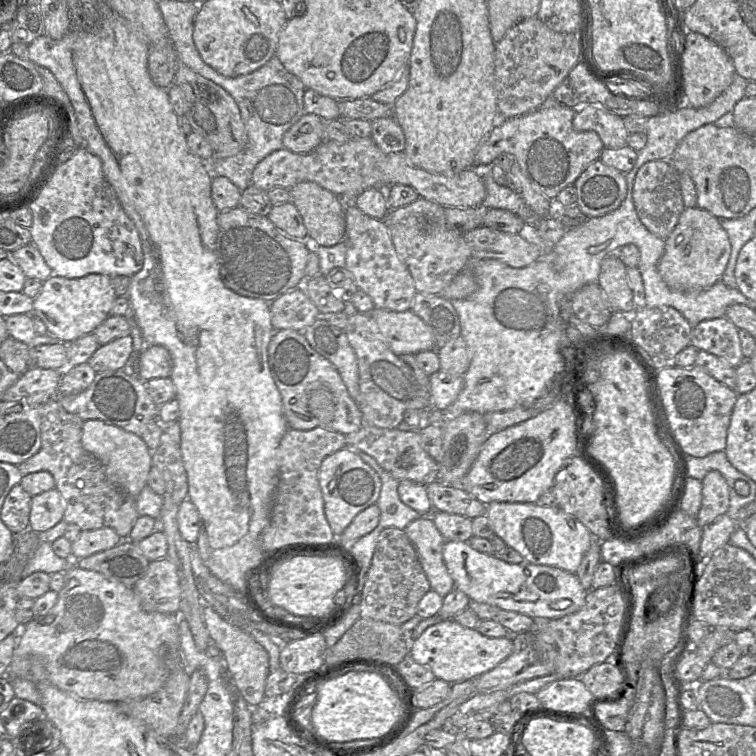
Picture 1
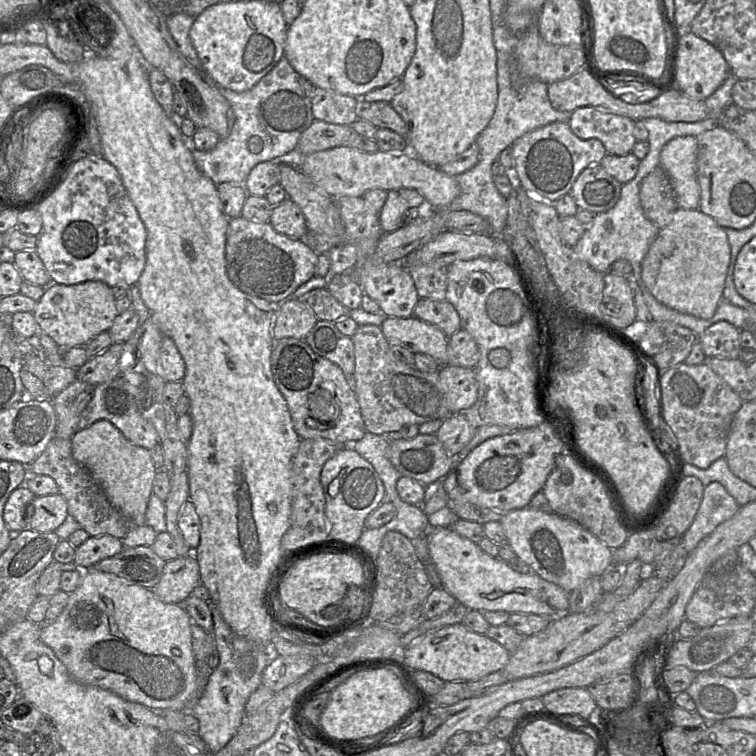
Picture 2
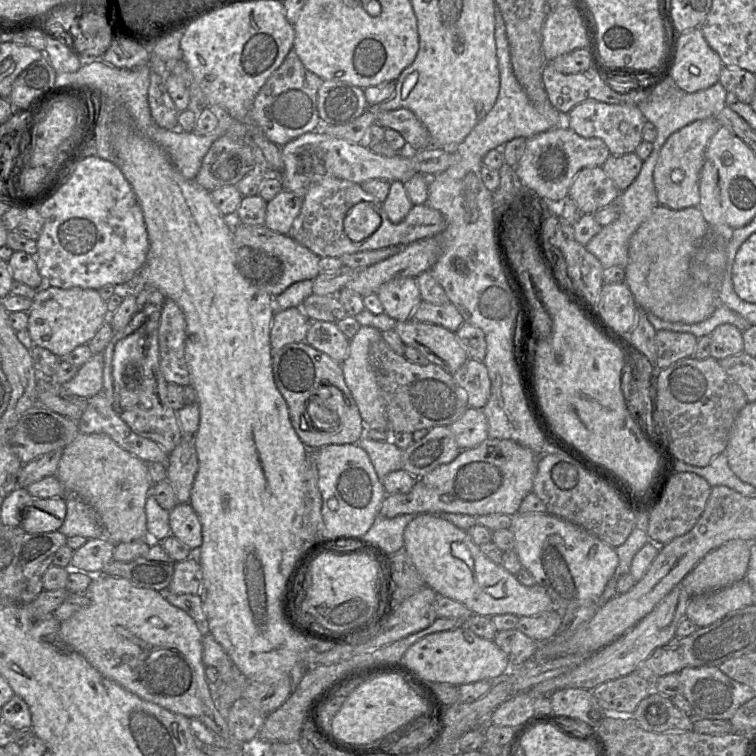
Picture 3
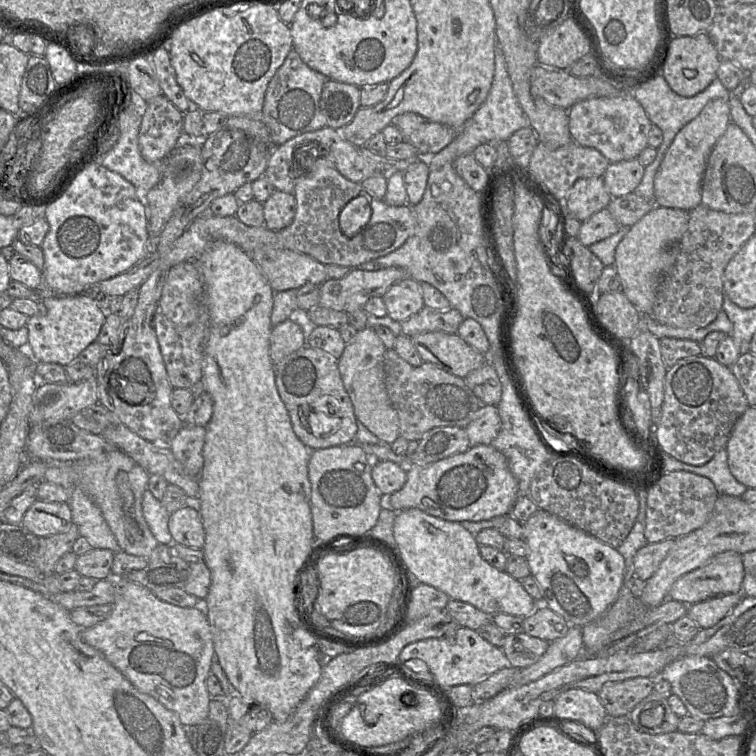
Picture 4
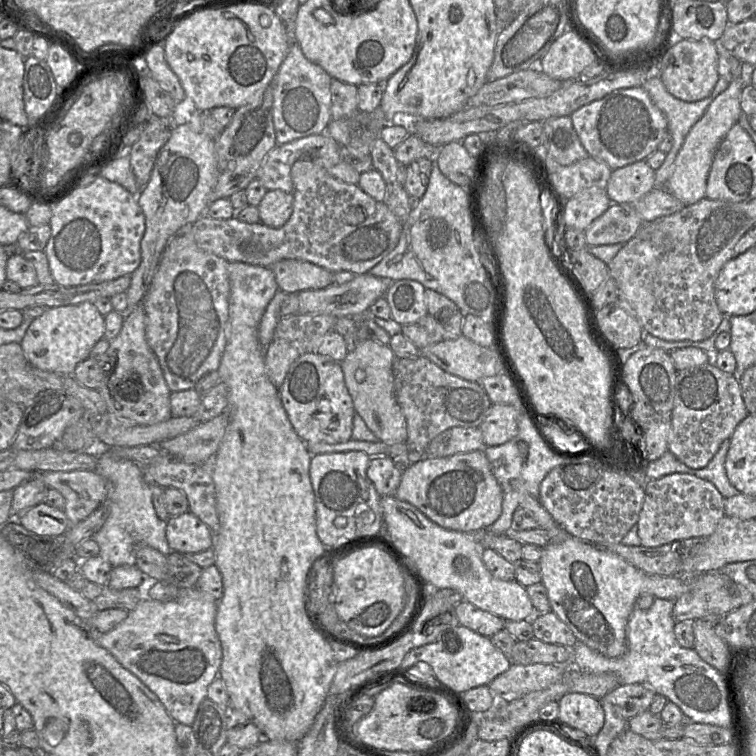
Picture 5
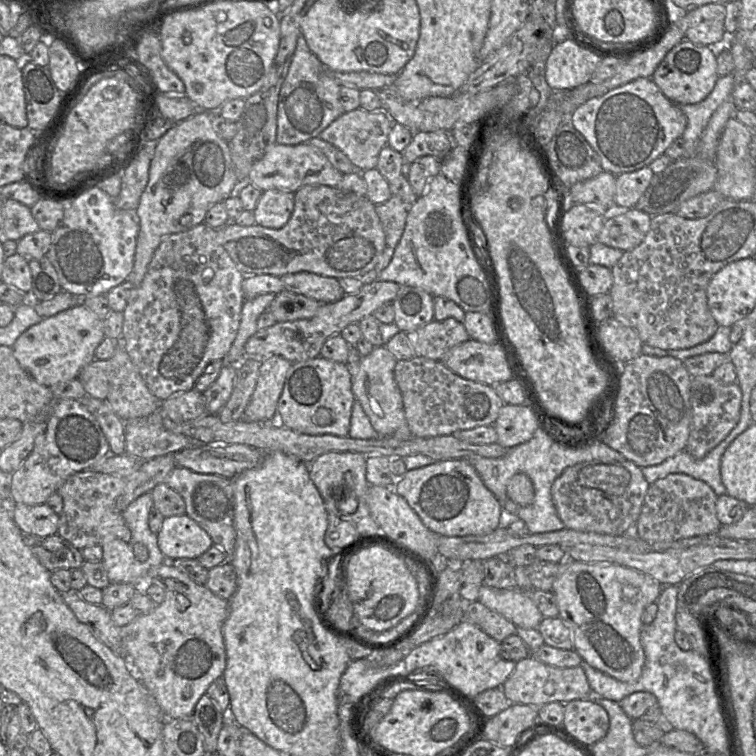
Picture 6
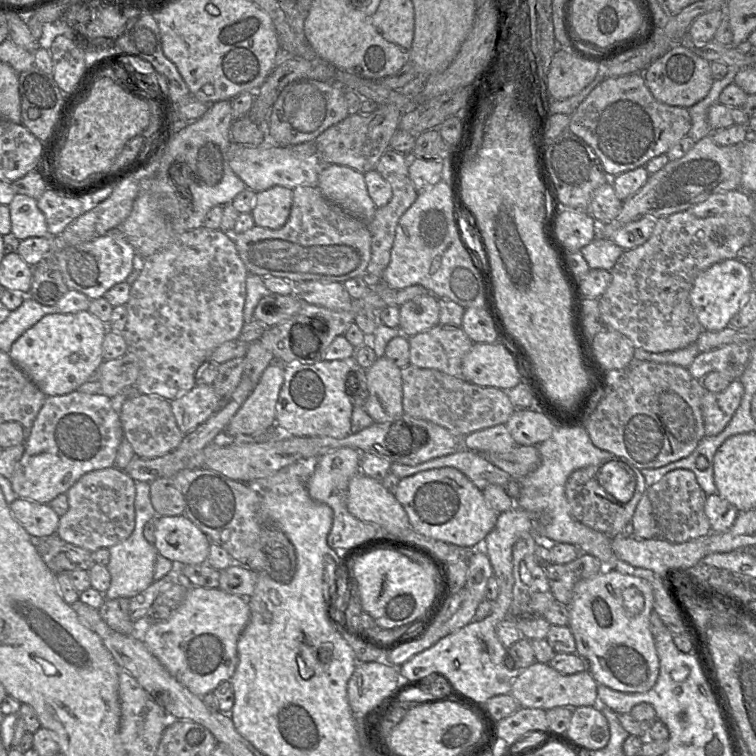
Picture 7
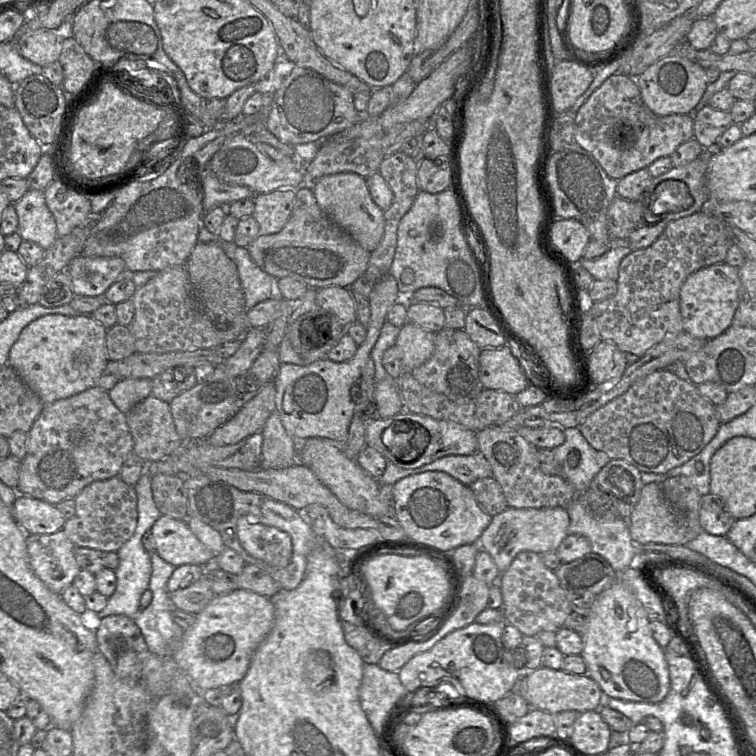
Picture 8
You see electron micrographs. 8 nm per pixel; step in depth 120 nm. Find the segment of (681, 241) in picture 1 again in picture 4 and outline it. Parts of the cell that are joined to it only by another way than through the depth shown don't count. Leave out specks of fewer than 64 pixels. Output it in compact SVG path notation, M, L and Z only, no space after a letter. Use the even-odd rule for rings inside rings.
M658 206L630 227L618 244L614 266L620 277L621 291L642 315L652 315L657 287L677 257L678 242L688 223L688 211Z

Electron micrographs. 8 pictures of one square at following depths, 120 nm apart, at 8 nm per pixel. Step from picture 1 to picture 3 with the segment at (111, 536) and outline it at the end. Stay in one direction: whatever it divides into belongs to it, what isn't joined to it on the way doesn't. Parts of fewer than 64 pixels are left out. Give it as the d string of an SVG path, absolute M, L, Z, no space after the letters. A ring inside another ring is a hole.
M107 538L88 539L82 547L74 551L71 569L91 575L102 574L103 568L113 560L115 545Z

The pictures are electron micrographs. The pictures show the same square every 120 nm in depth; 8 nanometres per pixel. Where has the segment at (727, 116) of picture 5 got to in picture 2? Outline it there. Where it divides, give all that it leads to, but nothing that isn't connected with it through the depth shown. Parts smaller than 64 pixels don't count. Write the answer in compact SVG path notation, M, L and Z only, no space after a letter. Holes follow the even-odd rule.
M680 136L670 140L660 154L660 167L667 173L679 208L699 209L700 186L697 179L698 139Z

